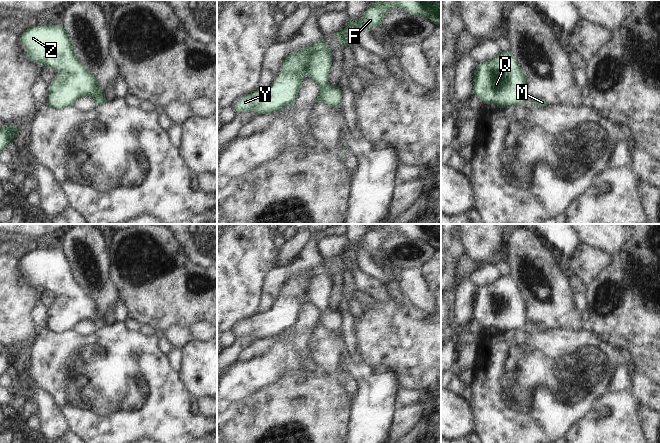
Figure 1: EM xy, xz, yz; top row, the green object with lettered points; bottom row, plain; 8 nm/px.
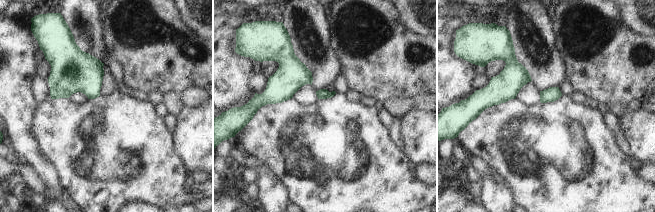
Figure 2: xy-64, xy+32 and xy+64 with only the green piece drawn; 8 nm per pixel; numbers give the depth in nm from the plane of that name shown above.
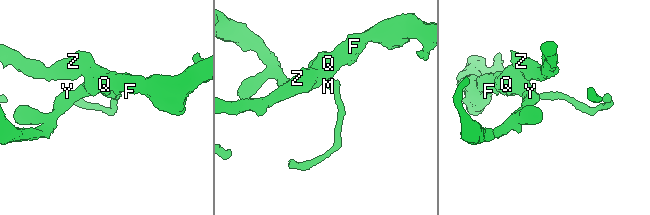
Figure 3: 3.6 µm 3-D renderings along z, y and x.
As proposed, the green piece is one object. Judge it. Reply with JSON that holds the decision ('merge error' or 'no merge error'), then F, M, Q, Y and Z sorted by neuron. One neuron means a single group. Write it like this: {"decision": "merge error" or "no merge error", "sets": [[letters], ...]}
{"decision": "no merge error", "sets": [["F", "M", "Q", "Y", "Z"]]}

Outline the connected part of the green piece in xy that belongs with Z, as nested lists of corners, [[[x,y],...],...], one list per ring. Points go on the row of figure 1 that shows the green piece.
[[[48,24],[29,28],[20,35],[20,39],[27,51],[25,55],[27,59],[54,68],[57,72],[56,78],[50,83],[47,105],[62,110],[72,106],[77,99],[85,95],[95,99],[97,105],[106,103],[98,78],[77,58],[64,25]]]

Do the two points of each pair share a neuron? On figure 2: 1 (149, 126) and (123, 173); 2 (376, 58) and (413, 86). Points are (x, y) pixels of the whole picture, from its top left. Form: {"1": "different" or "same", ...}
{"1": "same", "2": "same"}

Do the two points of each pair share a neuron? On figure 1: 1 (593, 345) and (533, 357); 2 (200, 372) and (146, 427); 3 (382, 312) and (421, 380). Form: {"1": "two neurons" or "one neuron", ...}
{"1": "one neuron", "2": "two neurons", "3": "one neuron"}

